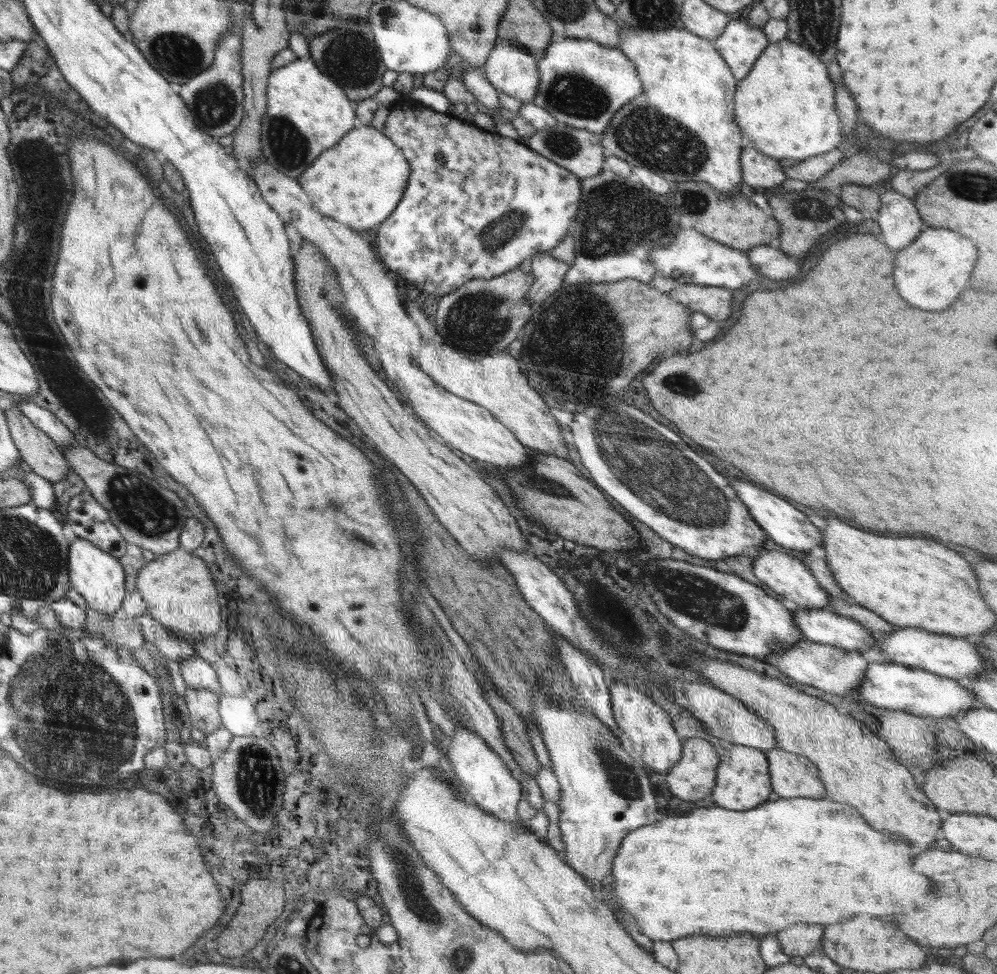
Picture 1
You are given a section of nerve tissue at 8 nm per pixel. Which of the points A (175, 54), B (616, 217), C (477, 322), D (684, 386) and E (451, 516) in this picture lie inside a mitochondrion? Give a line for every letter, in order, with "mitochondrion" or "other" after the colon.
A: mitochondrion
B: mitochondrion
C: mitochondrion
D: mitochondrion
E: other

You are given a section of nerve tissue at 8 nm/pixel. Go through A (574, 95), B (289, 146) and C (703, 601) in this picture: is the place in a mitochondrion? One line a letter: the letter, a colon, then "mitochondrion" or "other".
A: mitochondrion
B: mitochondrion
C: mitochondrion

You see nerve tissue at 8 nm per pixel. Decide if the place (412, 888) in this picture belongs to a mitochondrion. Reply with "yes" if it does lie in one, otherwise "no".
yes

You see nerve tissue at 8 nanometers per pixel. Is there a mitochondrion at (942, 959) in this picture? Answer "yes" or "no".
no

